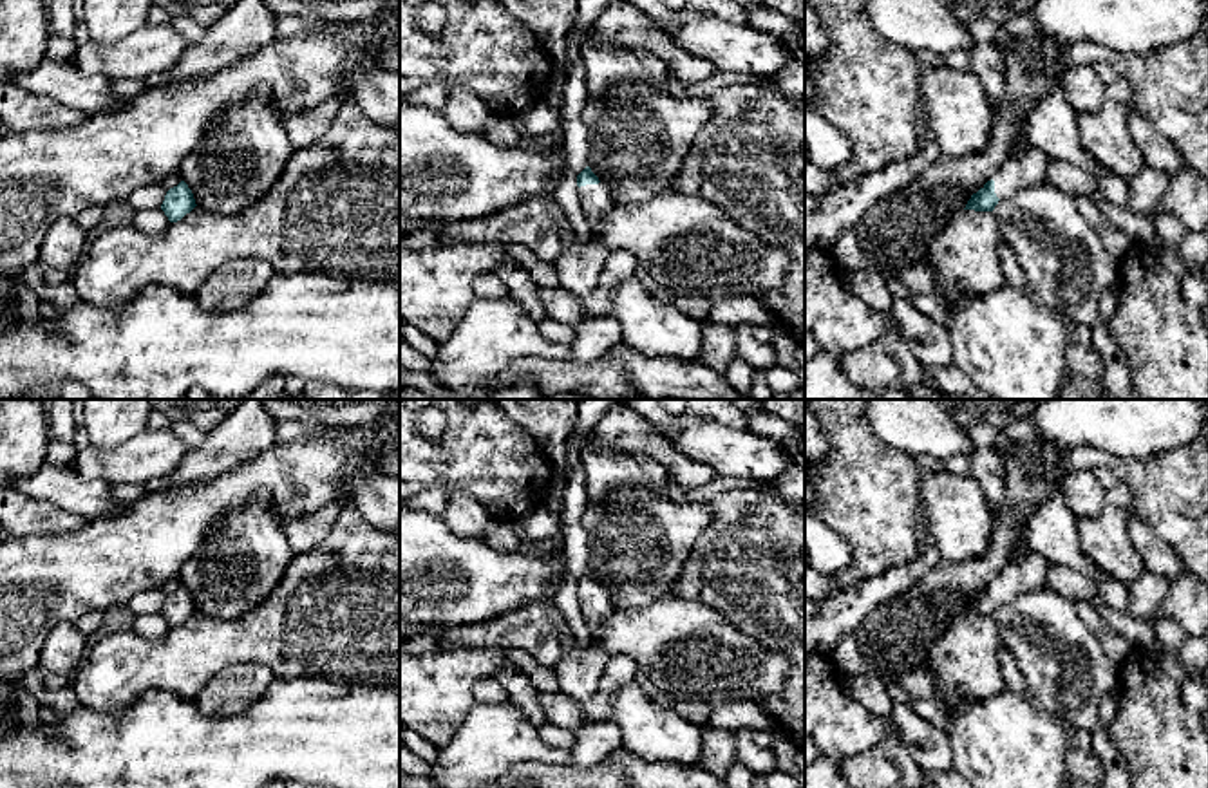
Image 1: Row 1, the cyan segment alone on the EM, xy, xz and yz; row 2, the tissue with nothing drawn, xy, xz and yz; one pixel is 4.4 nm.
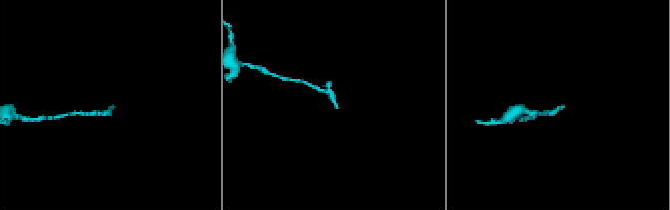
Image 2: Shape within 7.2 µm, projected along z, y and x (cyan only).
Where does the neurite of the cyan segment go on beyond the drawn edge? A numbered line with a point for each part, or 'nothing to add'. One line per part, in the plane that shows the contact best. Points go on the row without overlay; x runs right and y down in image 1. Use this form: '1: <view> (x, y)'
1: xz (595, 606)

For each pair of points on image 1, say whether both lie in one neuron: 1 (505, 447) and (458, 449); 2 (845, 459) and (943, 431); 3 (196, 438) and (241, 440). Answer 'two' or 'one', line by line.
1: one
2: two
3: two

